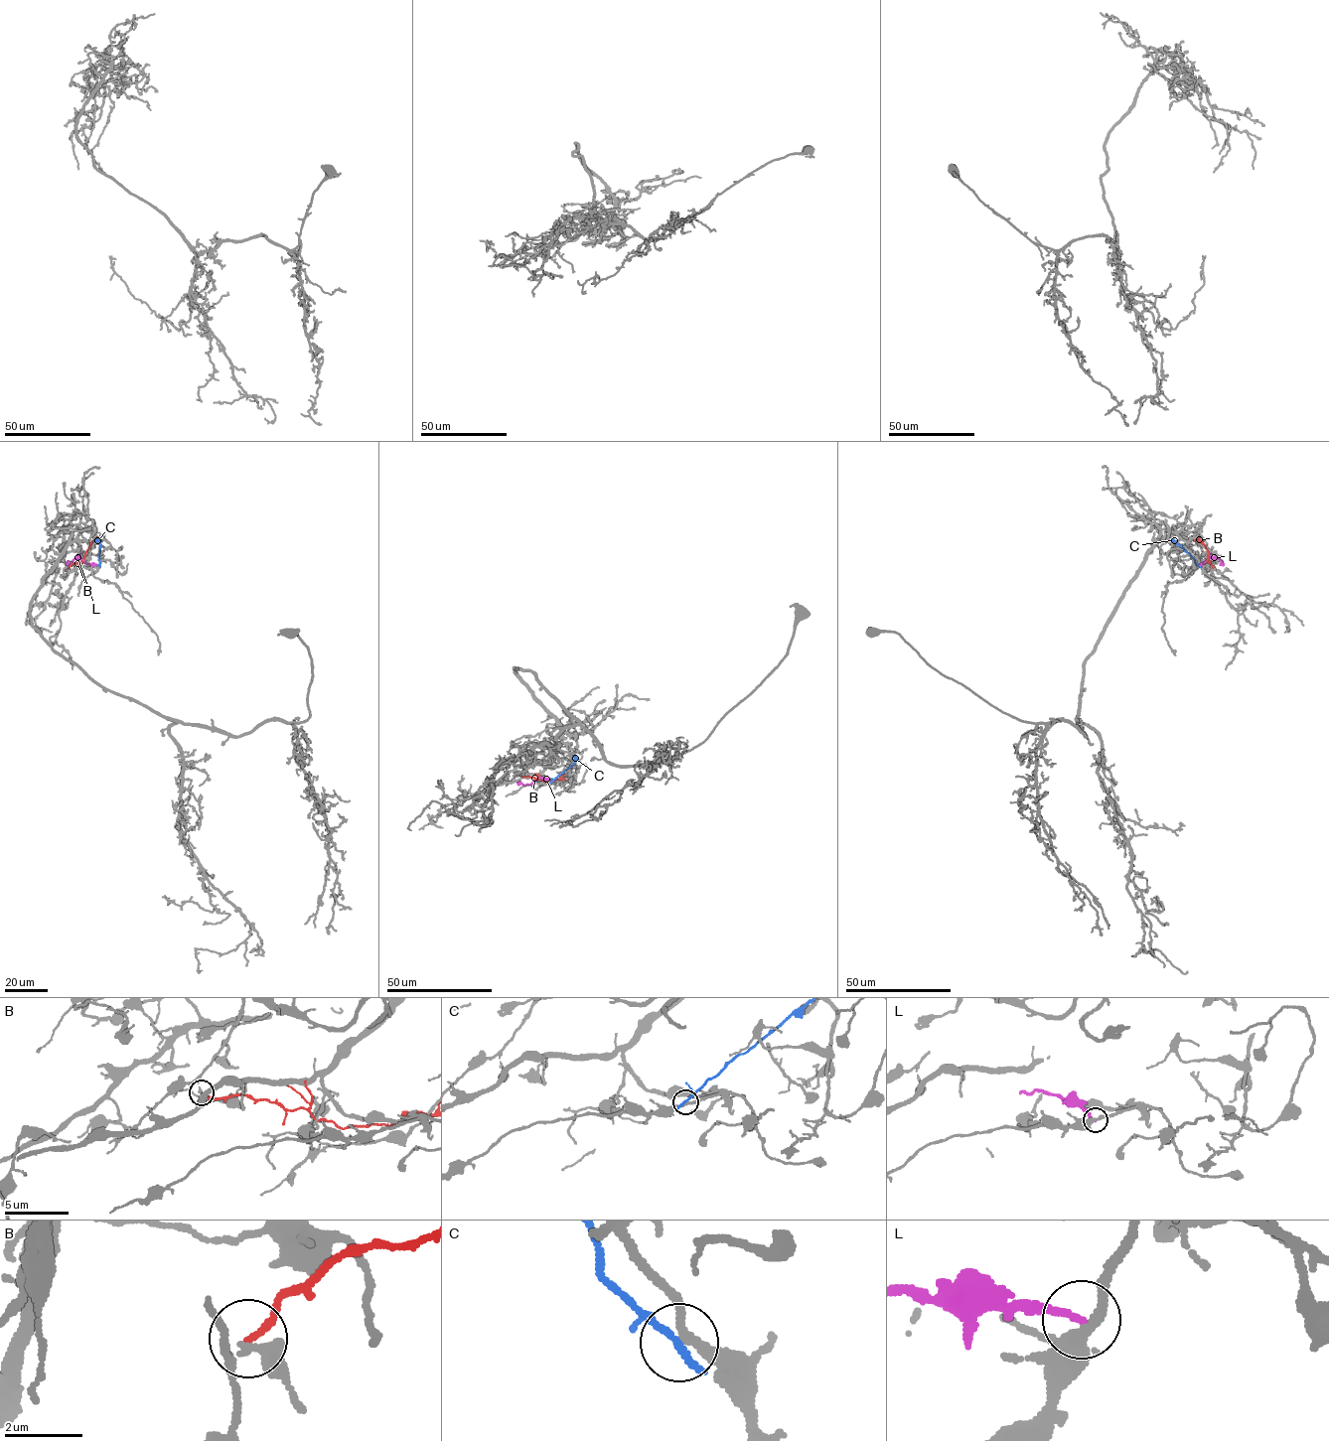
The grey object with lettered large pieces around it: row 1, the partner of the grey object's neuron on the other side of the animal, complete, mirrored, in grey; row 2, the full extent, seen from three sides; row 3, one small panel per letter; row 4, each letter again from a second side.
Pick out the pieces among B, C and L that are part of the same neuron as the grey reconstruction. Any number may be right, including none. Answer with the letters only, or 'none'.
none

